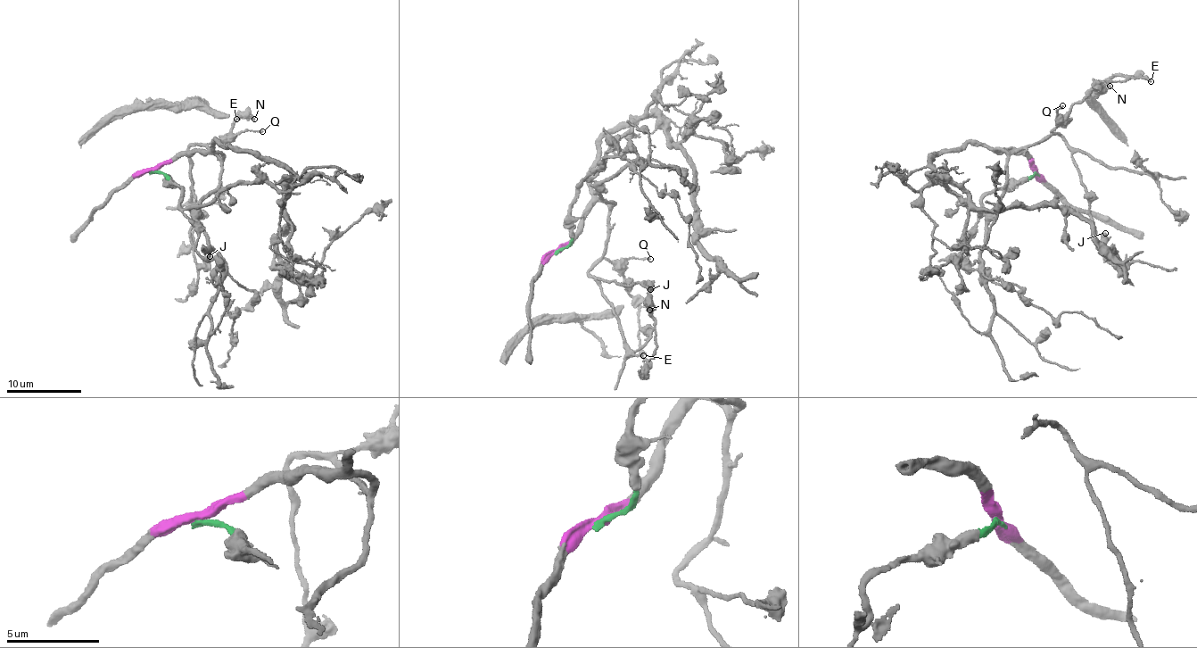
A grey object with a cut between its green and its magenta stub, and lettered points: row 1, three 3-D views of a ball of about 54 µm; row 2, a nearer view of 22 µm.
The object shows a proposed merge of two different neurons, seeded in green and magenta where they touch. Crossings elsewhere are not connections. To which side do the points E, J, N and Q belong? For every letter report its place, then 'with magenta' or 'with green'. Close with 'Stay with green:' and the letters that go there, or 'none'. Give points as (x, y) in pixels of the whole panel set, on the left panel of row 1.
E: at (236, 119); with magenta
J: at (210, 256); with magenta
N: at (254, 119); with magenta
Q: at (262, 131); with magenta
Stay with green: none

